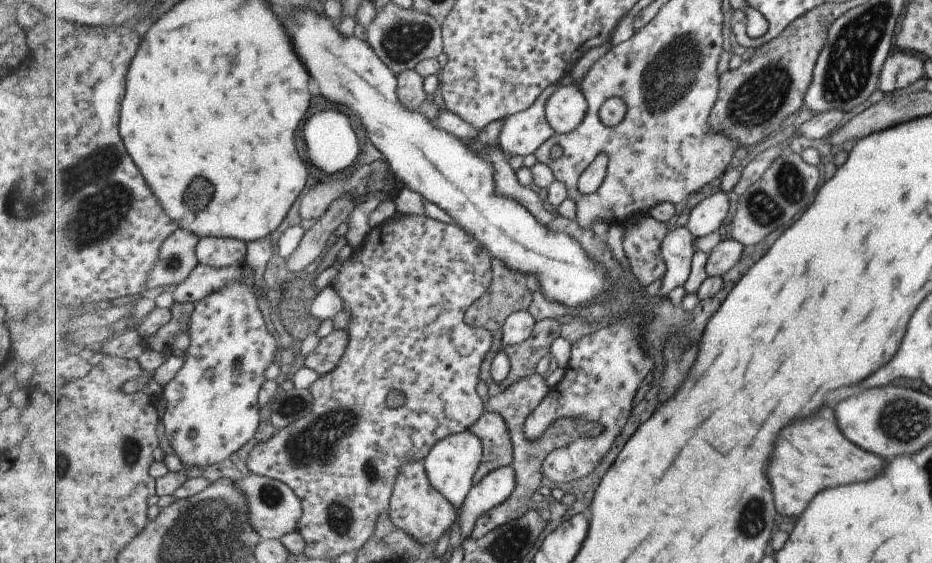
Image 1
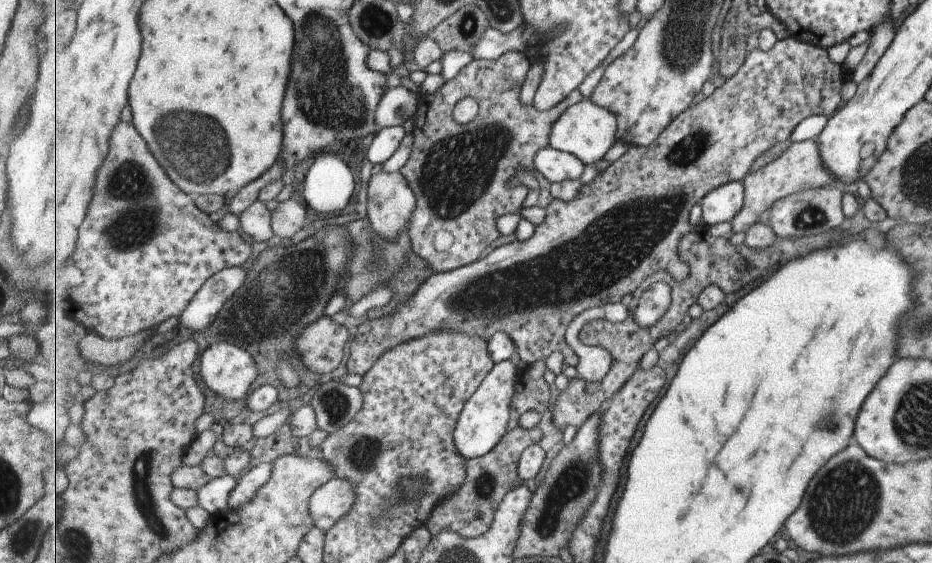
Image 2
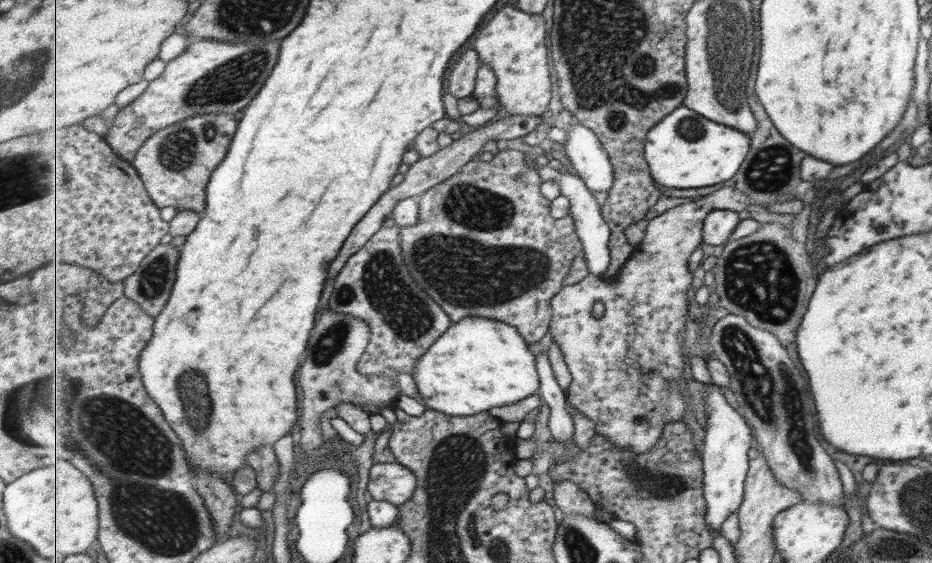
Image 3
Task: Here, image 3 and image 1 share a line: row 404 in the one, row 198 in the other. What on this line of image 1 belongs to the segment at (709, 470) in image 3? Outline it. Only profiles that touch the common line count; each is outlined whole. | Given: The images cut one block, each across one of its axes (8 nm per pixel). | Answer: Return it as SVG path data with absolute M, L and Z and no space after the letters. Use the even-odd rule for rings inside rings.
M727 192L710 194L701 204L698 204L689 215L687 226L695 237L707 236L717 232L725 218L729 216L731 198Z

